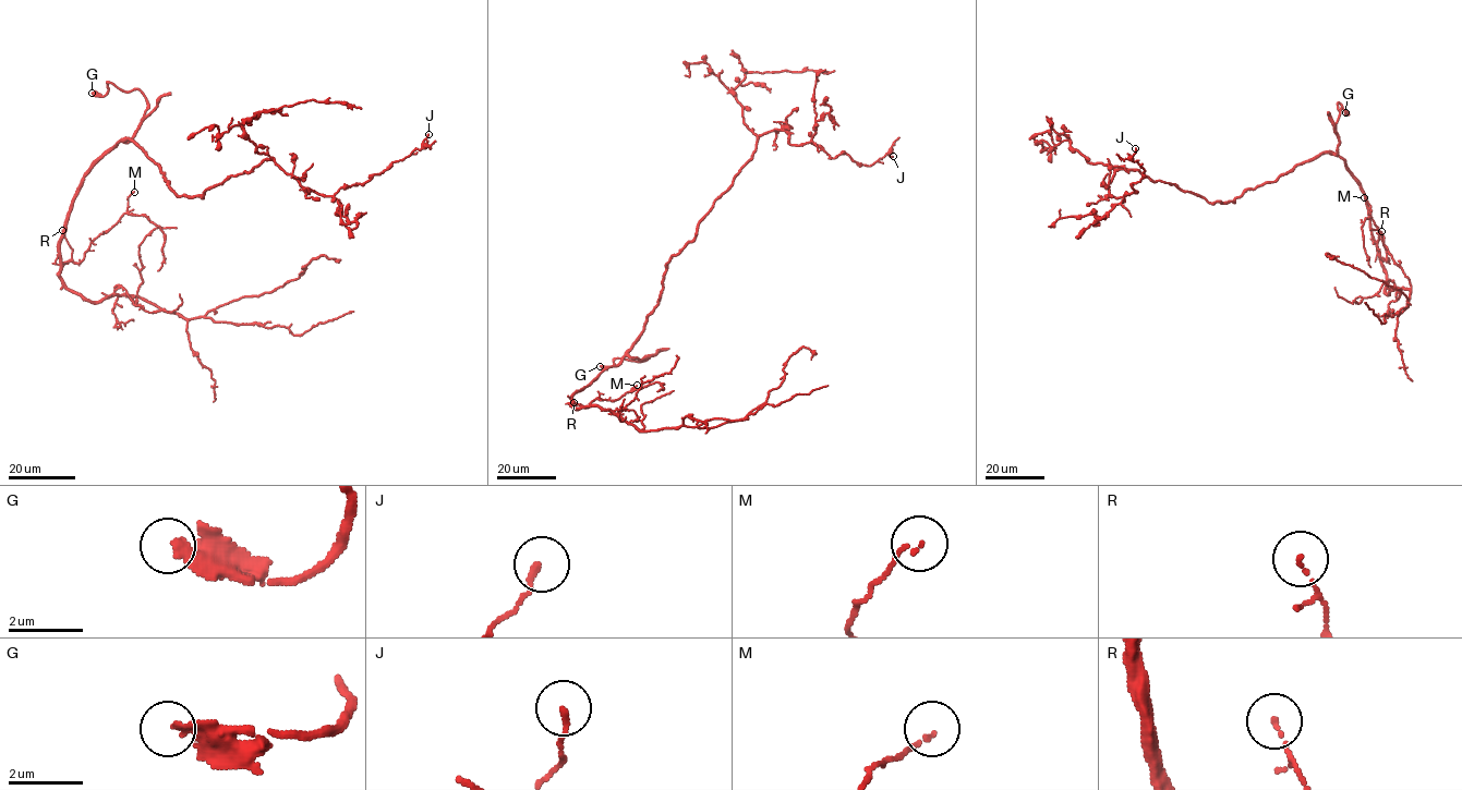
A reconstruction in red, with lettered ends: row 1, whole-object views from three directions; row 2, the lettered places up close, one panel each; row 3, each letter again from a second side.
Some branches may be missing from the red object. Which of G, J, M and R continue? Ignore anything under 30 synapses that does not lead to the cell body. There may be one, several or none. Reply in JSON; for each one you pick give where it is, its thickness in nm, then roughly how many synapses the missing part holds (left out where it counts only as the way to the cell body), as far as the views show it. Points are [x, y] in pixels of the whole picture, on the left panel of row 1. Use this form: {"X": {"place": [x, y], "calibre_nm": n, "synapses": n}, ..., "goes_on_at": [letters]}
{"goes_on_at": []}

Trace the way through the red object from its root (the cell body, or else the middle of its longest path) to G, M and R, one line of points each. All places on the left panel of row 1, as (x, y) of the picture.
G: (122, 142), (139, 125), (147, 108), (145, 95), (111, 83), (104, 95), (92, 93)
M: (122, 142), (85, 177), (60, 243), (60, 259), (79, 263), (89, 243), (128, 213), (127, 198), (134, 192)
R: (122, 142), (95, 163), (79, 187), (60, 243), (60, 259), (71, 262), (72, 250), (62, 230)

